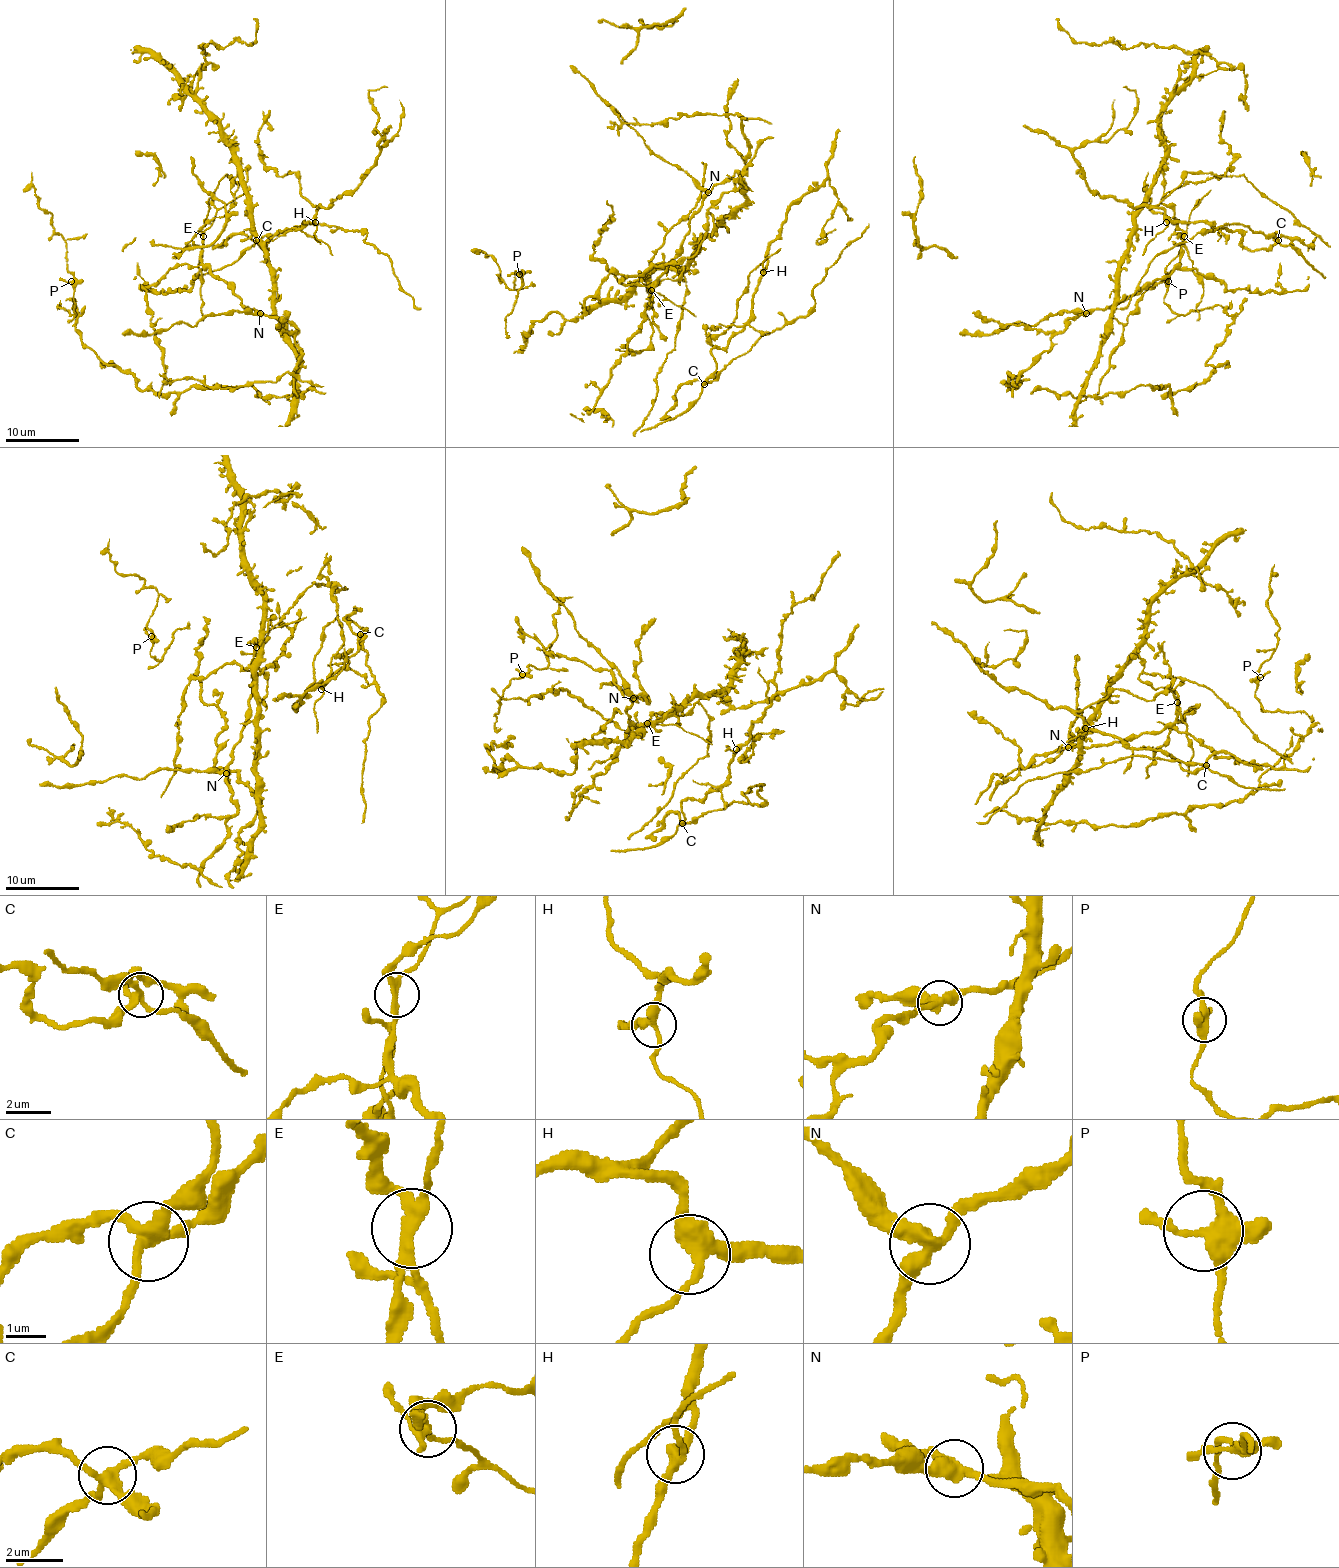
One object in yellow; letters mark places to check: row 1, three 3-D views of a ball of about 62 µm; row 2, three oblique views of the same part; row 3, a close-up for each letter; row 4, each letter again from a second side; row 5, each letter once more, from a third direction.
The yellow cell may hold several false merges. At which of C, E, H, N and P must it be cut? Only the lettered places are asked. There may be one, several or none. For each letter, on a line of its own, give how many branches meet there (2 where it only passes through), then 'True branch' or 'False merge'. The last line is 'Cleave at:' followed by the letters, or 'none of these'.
C: Branches: 4. False merge
E: Branches: 4. False merge
H: Branches: 3. True branch
N: Branches: 3. False merge
P: Branches: 4. True branch
Cleave at: C, E, N

